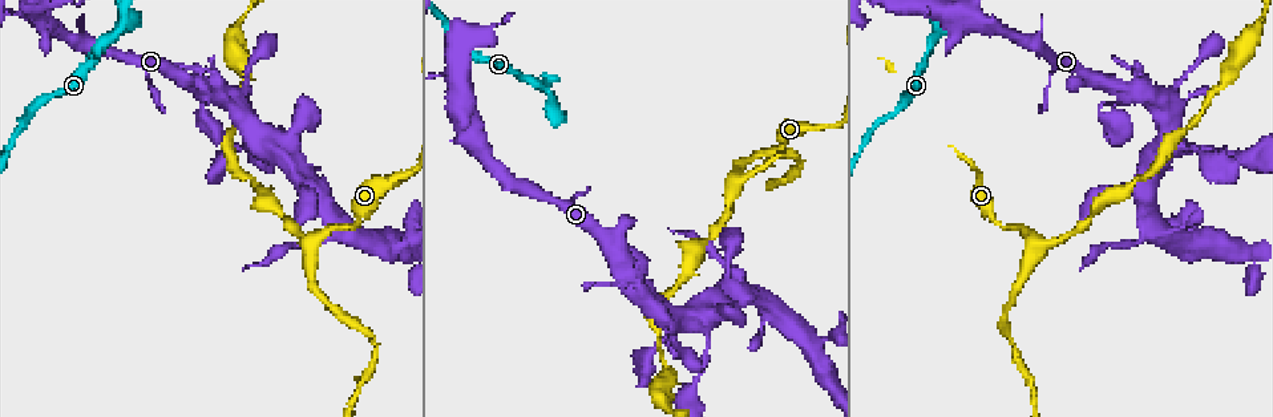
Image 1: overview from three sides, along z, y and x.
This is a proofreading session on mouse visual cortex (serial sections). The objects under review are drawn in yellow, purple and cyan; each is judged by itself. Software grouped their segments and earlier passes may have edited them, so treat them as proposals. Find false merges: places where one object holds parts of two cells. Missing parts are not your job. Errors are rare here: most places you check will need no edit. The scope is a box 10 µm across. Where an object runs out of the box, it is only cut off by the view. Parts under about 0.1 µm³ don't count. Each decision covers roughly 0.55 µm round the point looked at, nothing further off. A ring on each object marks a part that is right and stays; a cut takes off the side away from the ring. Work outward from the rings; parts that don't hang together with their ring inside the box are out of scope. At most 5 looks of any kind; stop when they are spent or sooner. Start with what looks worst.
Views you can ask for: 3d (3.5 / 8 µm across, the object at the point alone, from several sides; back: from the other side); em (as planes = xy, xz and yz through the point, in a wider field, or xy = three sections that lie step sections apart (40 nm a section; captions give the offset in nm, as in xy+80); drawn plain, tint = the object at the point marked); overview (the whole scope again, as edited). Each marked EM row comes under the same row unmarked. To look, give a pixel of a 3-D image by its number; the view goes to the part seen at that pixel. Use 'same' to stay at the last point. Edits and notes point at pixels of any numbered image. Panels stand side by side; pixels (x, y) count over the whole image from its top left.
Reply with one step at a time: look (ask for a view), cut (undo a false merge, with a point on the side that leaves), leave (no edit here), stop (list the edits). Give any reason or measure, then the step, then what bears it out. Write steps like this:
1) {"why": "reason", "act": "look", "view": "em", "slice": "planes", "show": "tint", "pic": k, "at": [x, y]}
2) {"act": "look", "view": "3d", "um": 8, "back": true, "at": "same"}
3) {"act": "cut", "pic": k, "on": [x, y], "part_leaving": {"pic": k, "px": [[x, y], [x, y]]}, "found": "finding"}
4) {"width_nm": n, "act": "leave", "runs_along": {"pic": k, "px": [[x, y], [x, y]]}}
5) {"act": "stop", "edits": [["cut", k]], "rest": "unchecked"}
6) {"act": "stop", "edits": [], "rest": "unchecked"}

{"why": "abrupt turn", "act": "look", "view": "3d", "um": 3.5, "back": true, "pic": 1, "at": [1181, 153]}

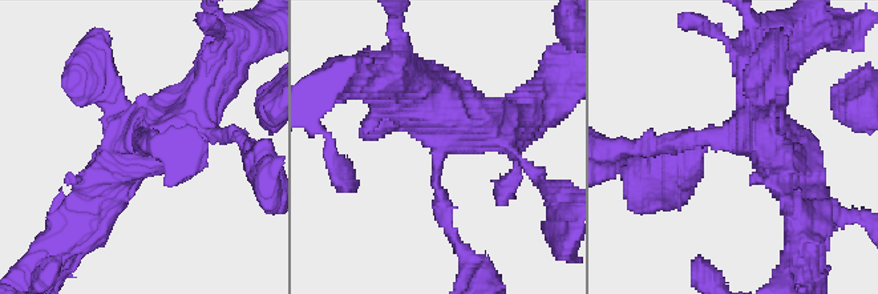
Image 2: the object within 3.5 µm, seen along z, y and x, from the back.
{"act": "look", "view": "em", "slice": "xy", "step": 3, "show": "tint", "pic": 2, "at": [736, 140]}

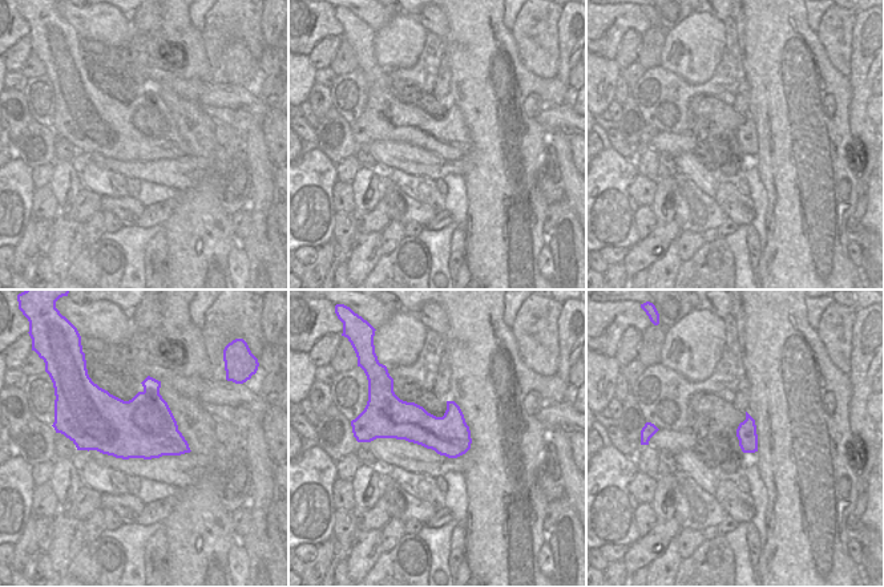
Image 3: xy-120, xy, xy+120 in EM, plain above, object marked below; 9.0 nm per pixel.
{"act": "leave", "runs_along": {"pic": 2, "px": [[217, 77], [106, 200]]}, "found": "one cell here"}

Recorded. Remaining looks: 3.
{"why": "arms part here", "act": "look", "view": "3d", "um": 3.5, "back": true, "pic": 1, "at": [114, 31]}

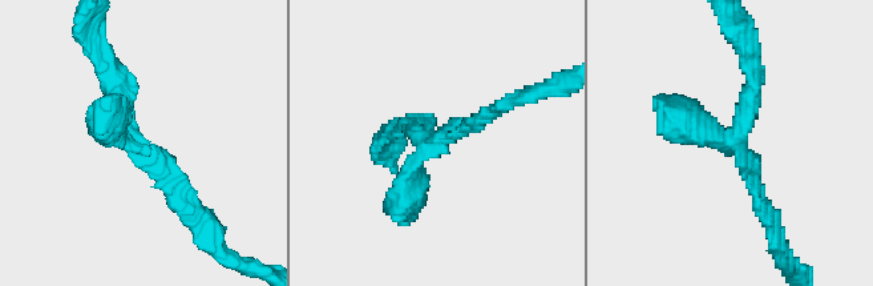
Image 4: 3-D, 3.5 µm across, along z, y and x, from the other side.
{"act": "look", "view": "em", "slice": "xy", "step": 5, "show": "tint", "pic": 4, "at": [433, 141]}

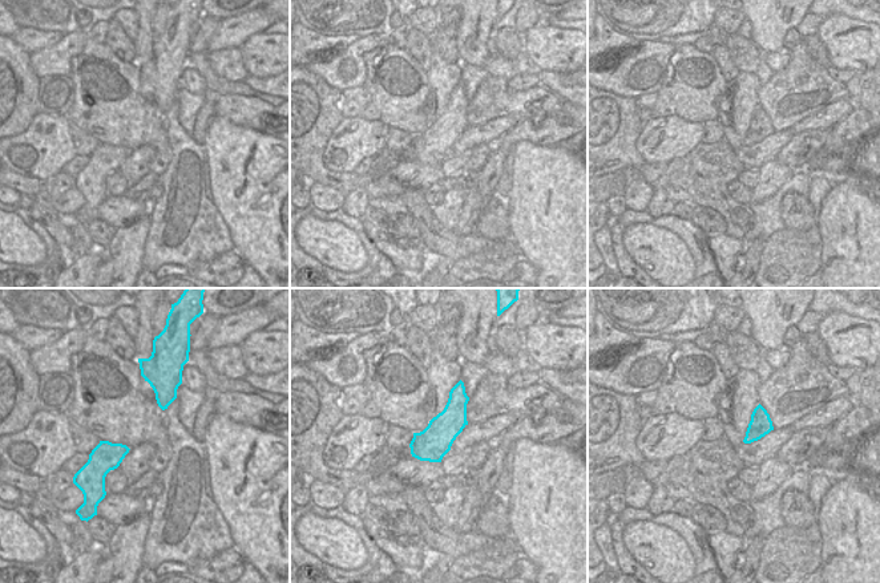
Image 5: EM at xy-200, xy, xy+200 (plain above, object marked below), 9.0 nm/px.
{"width_nm": 300, "act": "leave", "runs_along": {"pic": 4, "px": [[763, 208], [739, 150], [671, 111]]}, "found": "all the same cell"}

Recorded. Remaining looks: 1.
{"act": "stop", "edits": [], "rest": "unchecked"}

